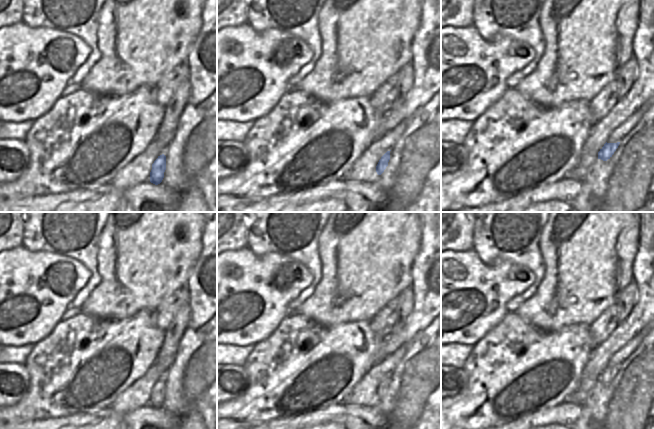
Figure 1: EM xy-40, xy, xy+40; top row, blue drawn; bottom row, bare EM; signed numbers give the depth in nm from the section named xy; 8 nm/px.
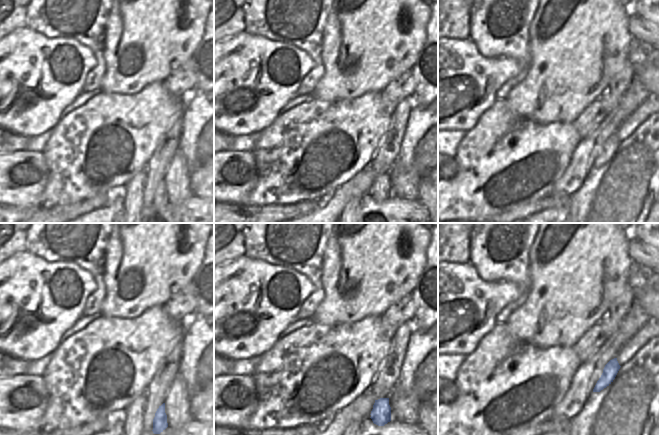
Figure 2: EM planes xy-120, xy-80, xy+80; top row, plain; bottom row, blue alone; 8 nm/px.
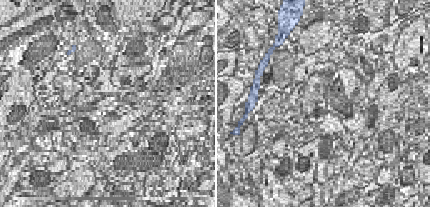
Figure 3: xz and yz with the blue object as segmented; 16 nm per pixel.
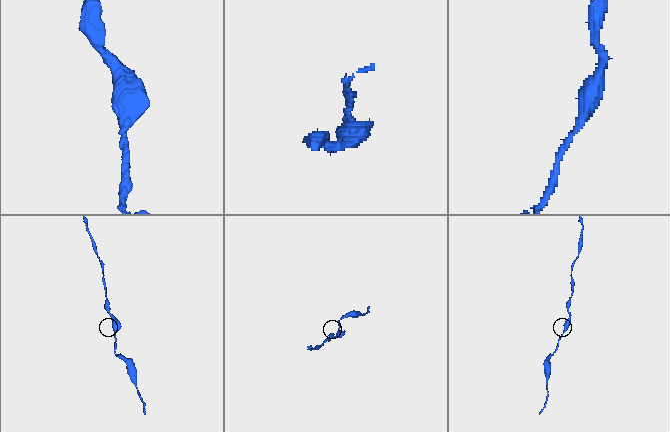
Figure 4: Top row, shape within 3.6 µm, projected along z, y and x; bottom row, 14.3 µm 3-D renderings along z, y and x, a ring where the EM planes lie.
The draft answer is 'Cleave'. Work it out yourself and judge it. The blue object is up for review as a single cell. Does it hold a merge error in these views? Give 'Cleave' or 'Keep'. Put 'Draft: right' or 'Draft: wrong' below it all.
Keep.
Draft: wrong

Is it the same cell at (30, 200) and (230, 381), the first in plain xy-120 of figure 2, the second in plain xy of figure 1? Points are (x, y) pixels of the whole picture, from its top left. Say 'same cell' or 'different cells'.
same cell

